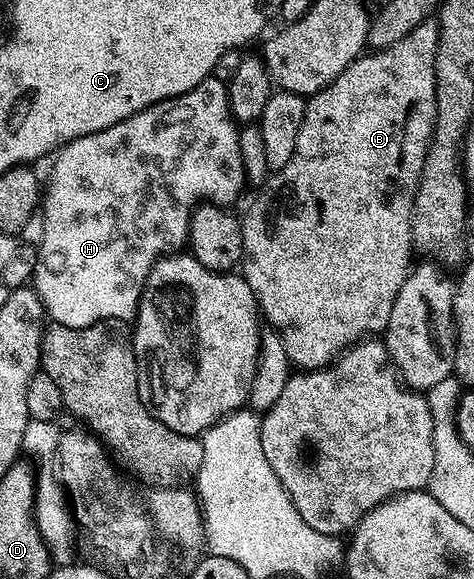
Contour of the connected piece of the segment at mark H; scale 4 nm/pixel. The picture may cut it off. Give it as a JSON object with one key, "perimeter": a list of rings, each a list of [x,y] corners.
{"perimeter":[[[211,75],[201,81],[192,91],[170,97],[166,101],[156,103],[104,131],[96,131],[92,135],[77,137],[74,141],[67,141],[57,150],[53,158],[54,166],[50,169],[50,182],[45,182],[44,192],[40,200],[40,216],[43,219],[43,237],[36,248],[38,262],[34,268],[32,288],[42,300],[47,318],[55,325],[67,325],[73,329],[83,329],[89,325],[96,325],[108,319],[120,319],[127,323],[133,322],[138,315],[138,301],[146,286],[148,275],[152,267],[161,257],[168,257],[179,252],[187,244],[190,235],[190,216],[203,203],[233,206],[233,201],[242,193],[242,185],[247,184],[244,163],[240,159],[240,143],[238,142],[239,126],[234,116],[230,114],[230,99],[227,82],[219,81]]]}

